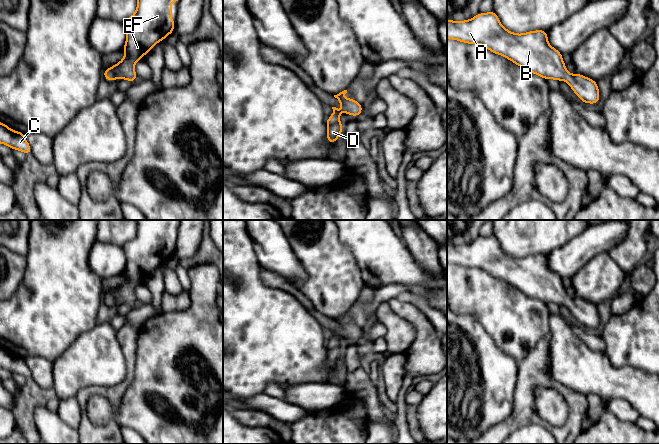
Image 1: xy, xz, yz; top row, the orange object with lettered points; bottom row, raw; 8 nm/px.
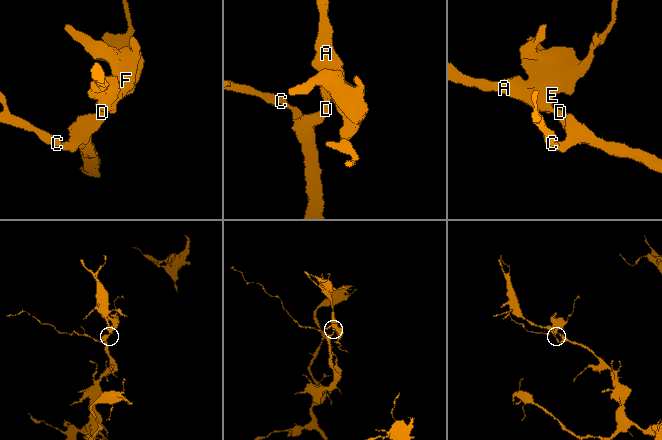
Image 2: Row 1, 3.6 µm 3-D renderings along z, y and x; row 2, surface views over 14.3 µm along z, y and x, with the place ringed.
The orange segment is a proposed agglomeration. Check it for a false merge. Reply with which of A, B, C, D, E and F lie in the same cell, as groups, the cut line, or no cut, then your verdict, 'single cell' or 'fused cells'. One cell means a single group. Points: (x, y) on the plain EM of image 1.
A B C D E F | no cut | single cell

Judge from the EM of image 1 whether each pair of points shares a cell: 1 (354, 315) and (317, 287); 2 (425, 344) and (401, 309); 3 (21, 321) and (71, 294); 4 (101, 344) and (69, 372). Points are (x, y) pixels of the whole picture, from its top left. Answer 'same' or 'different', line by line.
1: different
2: same
3: same
4: same

